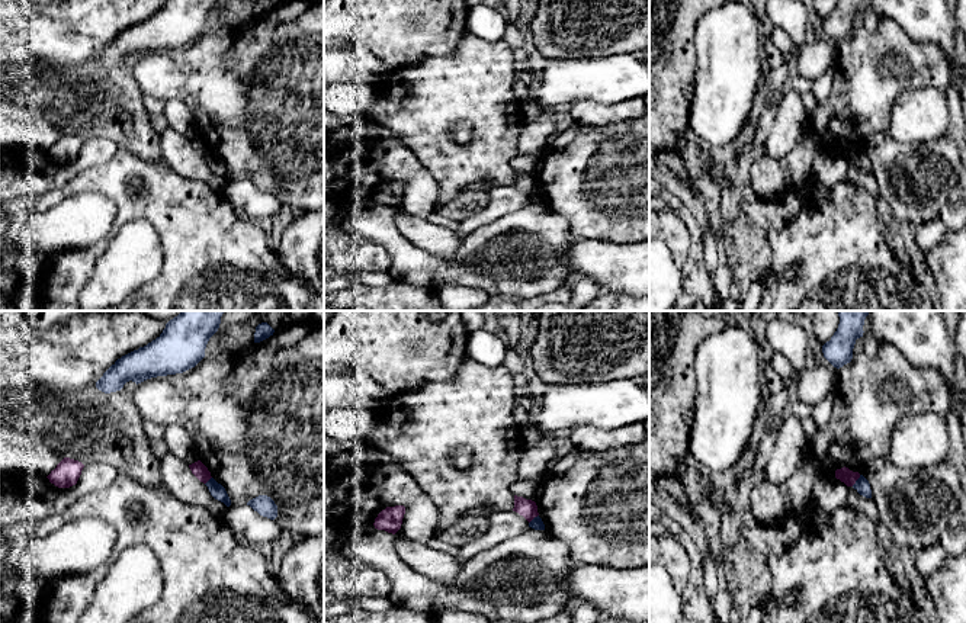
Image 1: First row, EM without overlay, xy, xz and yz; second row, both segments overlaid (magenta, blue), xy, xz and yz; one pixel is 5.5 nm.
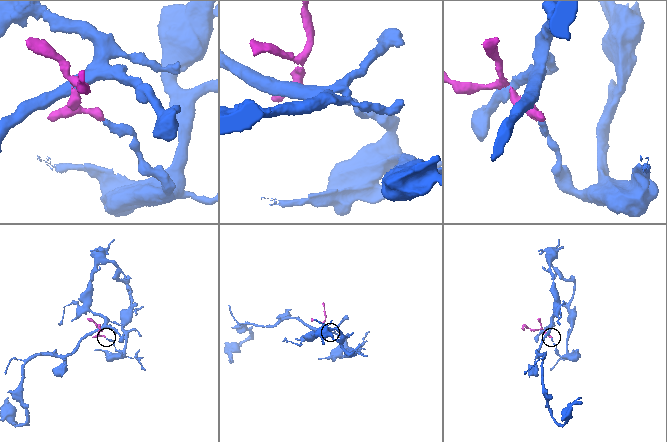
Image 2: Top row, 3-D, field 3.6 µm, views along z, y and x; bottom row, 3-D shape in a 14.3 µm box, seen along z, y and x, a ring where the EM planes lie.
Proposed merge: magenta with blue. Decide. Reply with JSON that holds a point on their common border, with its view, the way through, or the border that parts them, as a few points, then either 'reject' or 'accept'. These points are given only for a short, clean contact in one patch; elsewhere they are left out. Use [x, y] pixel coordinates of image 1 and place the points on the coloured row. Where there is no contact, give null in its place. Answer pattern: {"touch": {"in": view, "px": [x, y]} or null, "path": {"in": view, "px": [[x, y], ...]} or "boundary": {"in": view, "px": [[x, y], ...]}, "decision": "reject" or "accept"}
{"touch": {"in": "yz", "px": [856, 479]}, "boundary": {"in": "yz", "px": [[860, 475], [851, 485]]}, "decision": "reject"}

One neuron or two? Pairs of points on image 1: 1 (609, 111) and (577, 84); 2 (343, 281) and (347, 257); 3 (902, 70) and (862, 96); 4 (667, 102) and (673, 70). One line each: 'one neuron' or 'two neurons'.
1: two neurons
2: two neurons
3: one neuron
4: one neuron

